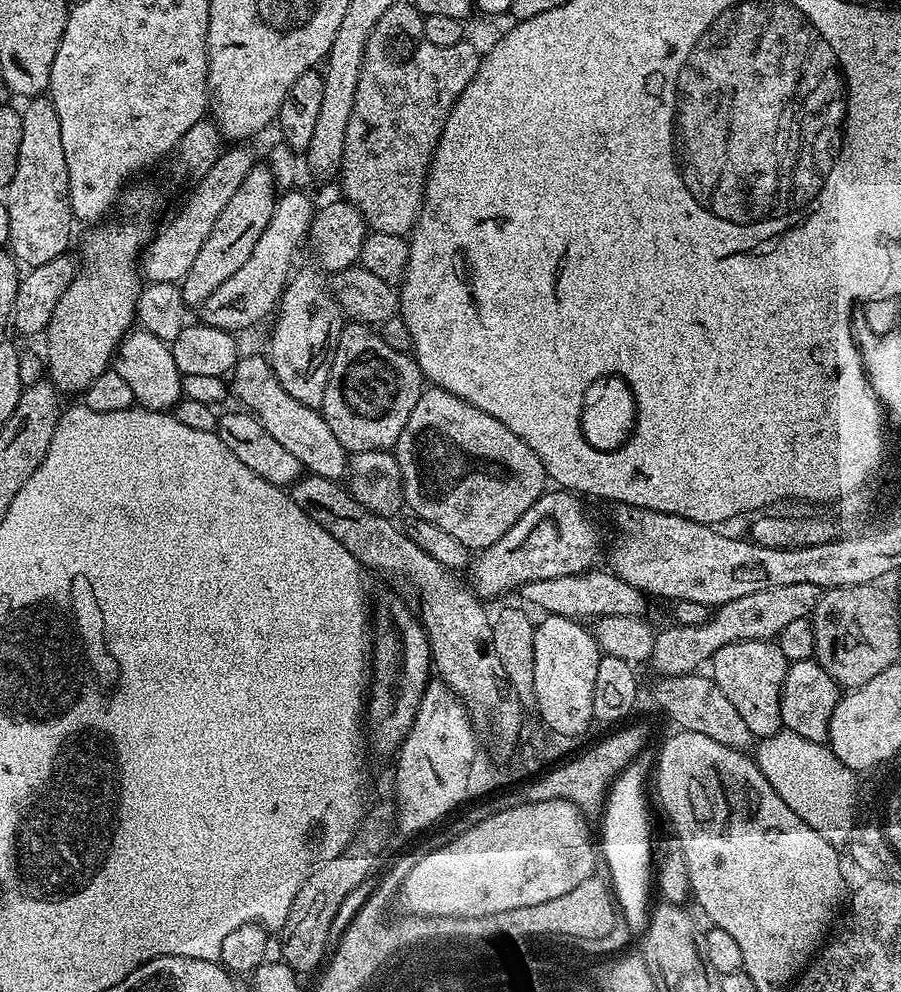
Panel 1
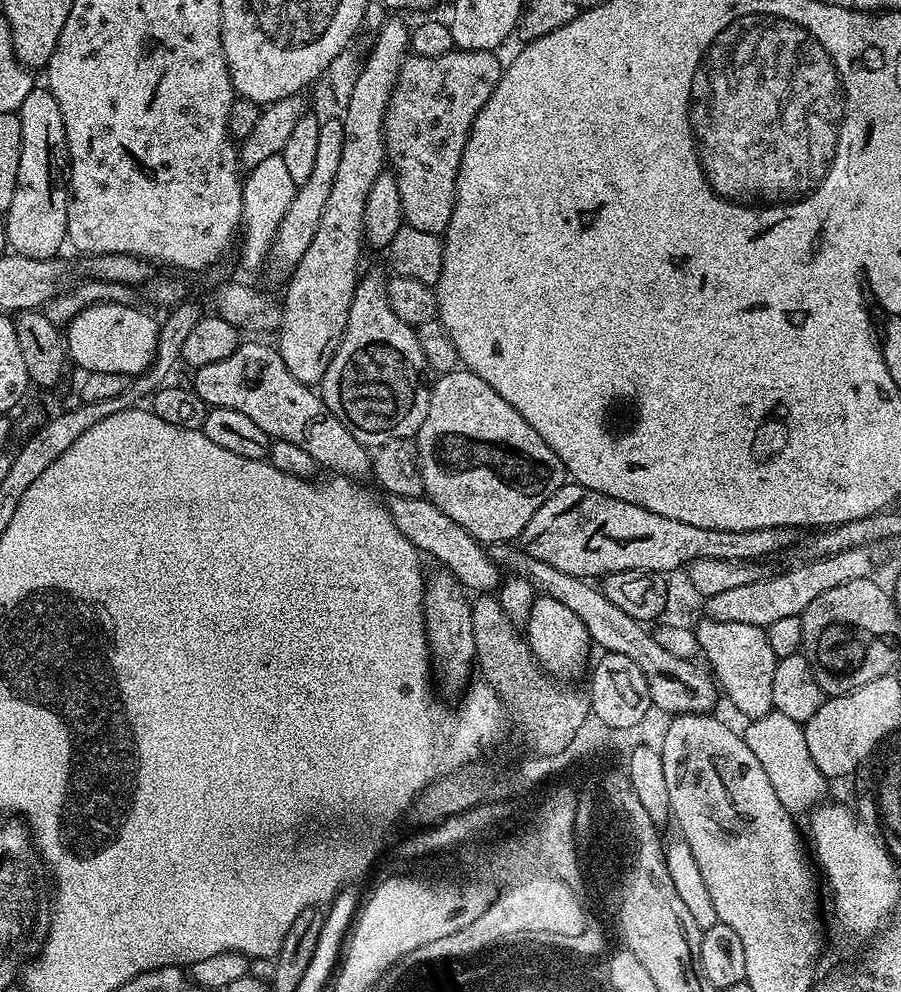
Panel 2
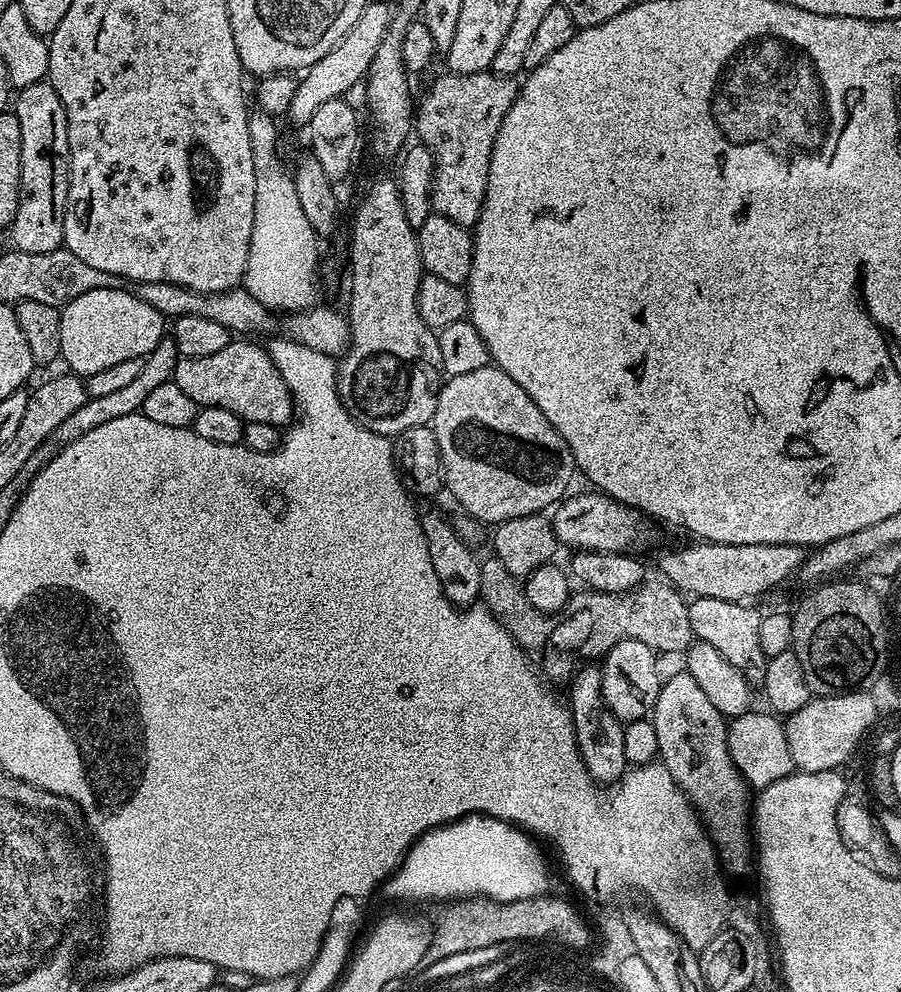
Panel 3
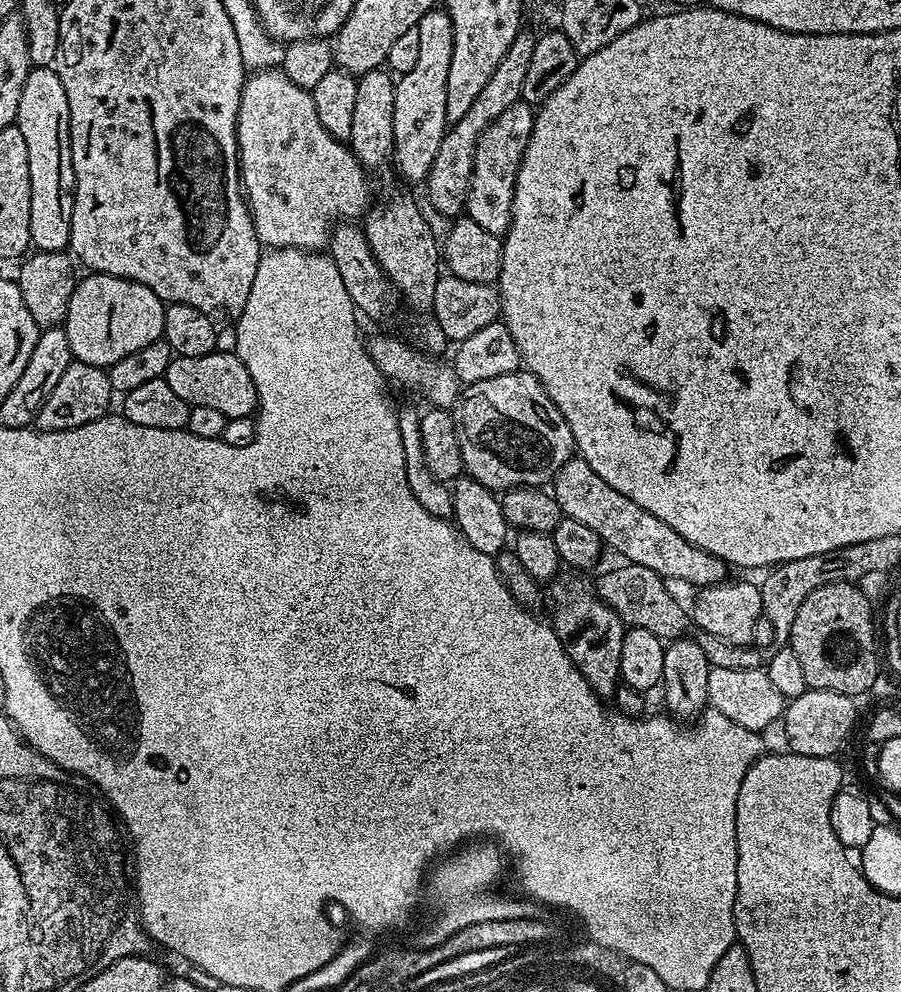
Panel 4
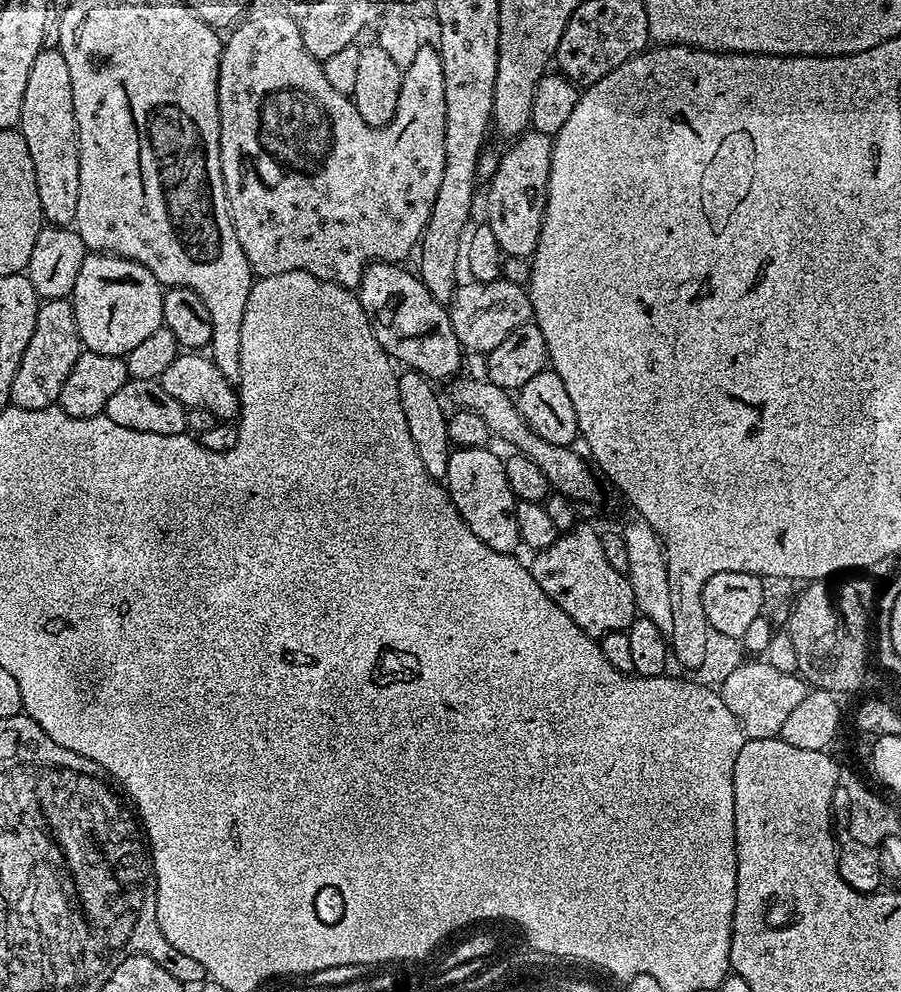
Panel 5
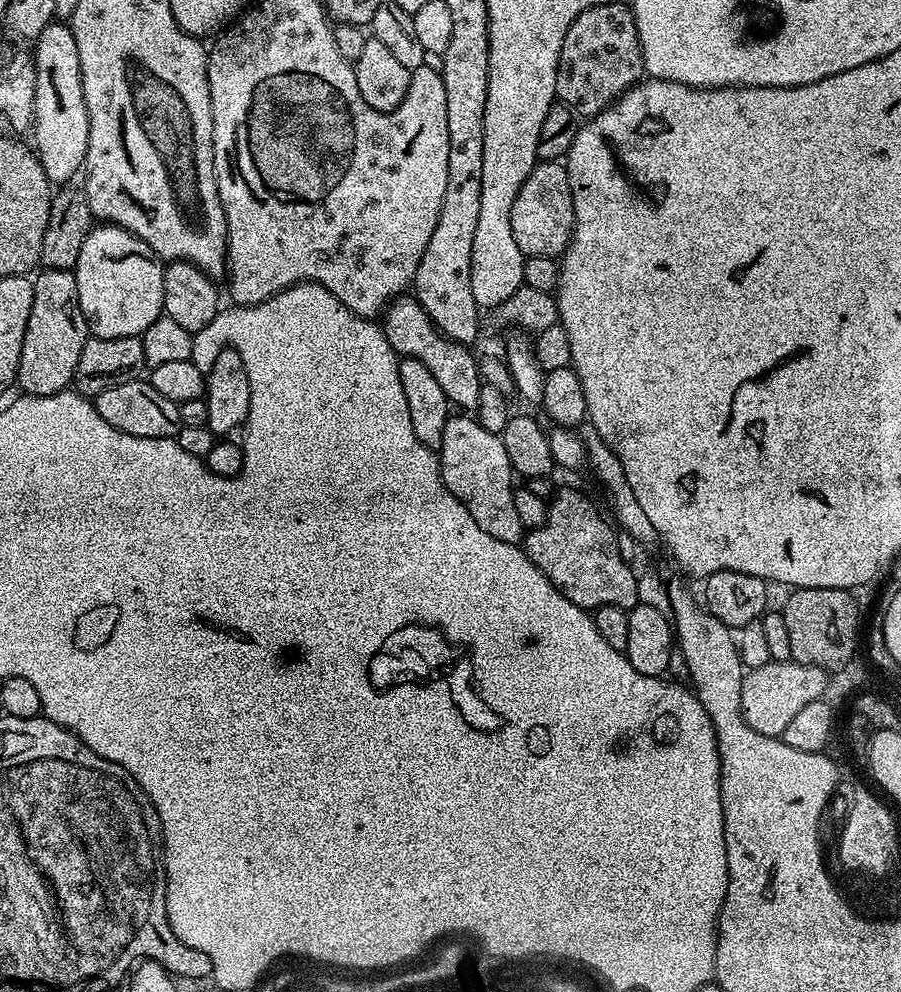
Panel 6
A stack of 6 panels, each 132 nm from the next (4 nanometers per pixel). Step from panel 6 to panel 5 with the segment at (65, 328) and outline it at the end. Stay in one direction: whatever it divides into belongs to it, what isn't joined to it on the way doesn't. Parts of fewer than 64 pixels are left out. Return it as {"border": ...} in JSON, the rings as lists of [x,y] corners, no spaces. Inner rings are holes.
{"border":[[[71,299],[43,301],[34,322],[34,334],[30,334],[30,342],[26,346],[26,354],[22,354],[18,374],[14,374],[11,403],[22,410],[53,407],[59,401],[62,386],[66,386],[66,378],[70,378],[70,370],[74,370],[74,362],[78,362],[81,351]]]}

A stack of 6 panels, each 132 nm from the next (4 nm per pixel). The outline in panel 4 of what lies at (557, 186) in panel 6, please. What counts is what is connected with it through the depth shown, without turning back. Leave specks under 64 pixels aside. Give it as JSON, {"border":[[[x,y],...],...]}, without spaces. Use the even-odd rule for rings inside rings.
{"border":[[[521,102],[498,114],[498,118],[480,135],[474,154],[472,190],[468,193],[466,214],[478,222],[482,230],[490,230],[495,236],[503,237],[510,226],[516,175],[535,121],[533,105]]]}

